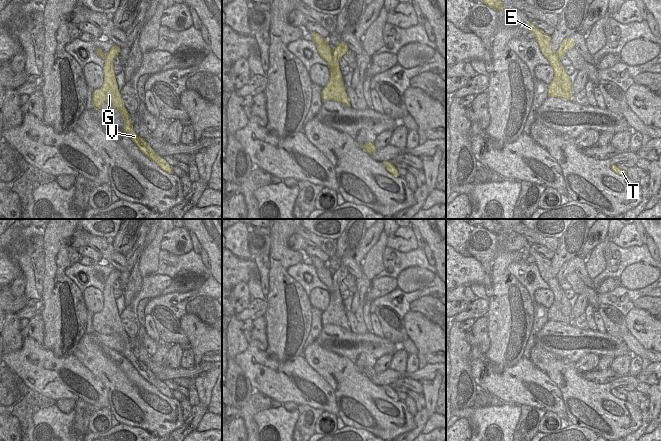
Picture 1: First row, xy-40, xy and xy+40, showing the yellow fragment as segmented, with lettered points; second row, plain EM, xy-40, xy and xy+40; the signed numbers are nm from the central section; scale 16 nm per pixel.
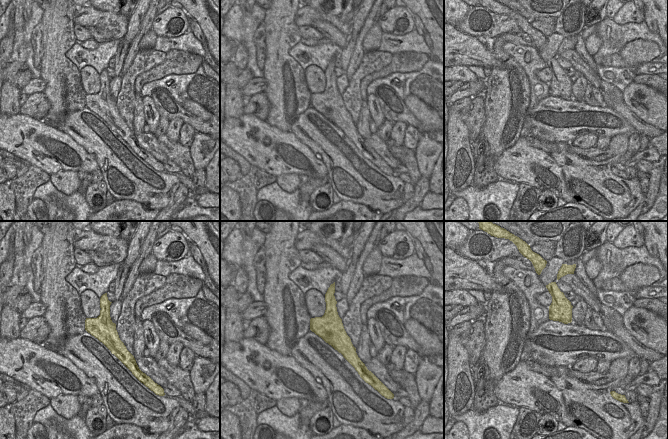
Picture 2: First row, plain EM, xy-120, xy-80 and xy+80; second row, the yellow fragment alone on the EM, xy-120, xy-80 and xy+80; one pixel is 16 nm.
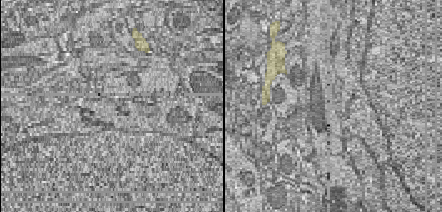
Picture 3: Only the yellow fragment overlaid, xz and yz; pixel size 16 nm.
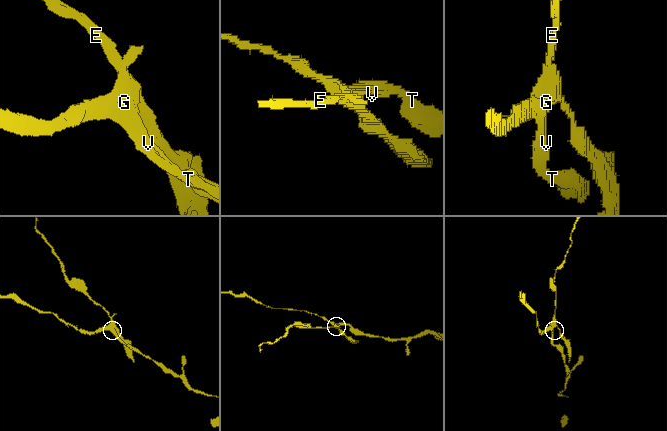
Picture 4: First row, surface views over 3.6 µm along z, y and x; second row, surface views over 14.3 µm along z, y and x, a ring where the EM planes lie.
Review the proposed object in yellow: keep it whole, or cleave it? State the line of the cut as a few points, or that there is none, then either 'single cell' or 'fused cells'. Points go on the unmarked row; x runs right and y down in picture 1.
cut xy+40 (555, 296), (559, 300), (561, 312), (571, 320); fused cells

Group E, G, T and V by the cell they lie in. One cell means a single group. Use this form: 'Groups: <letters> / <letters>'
Groups: E / G T V.

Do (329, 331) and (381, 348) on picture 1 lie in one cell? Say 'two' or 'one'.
one

